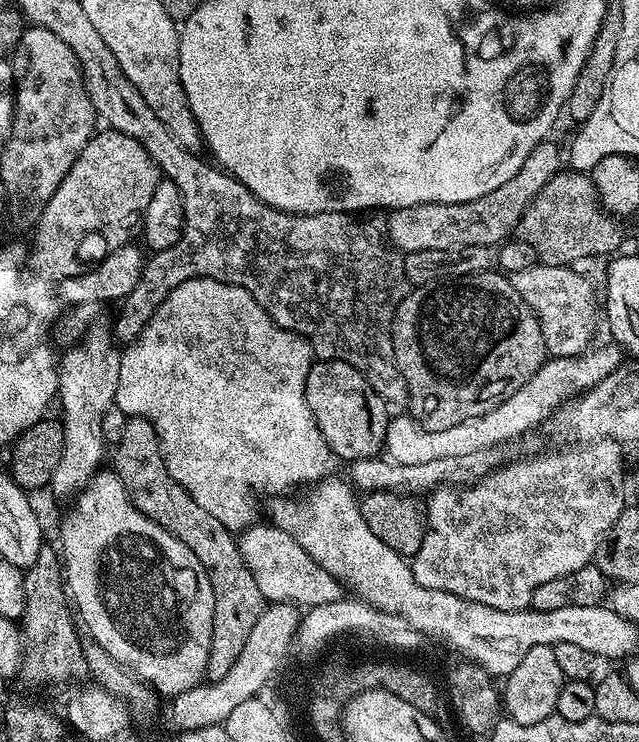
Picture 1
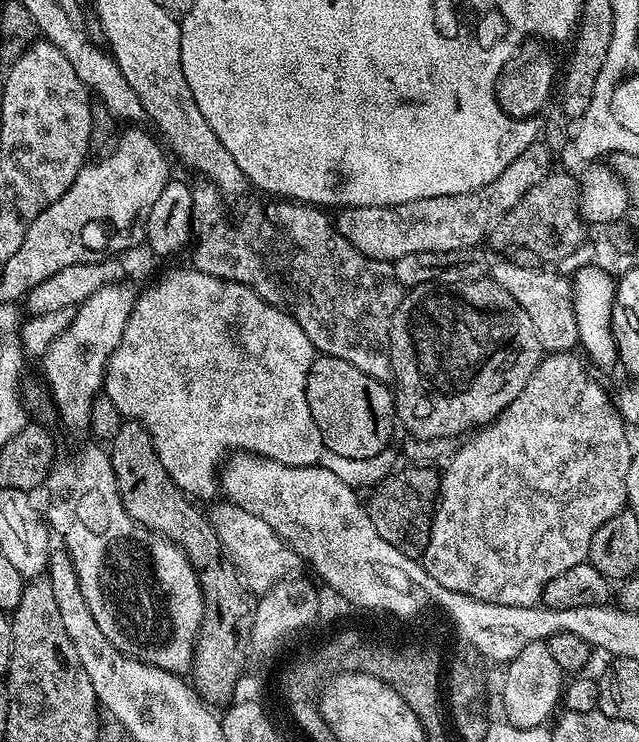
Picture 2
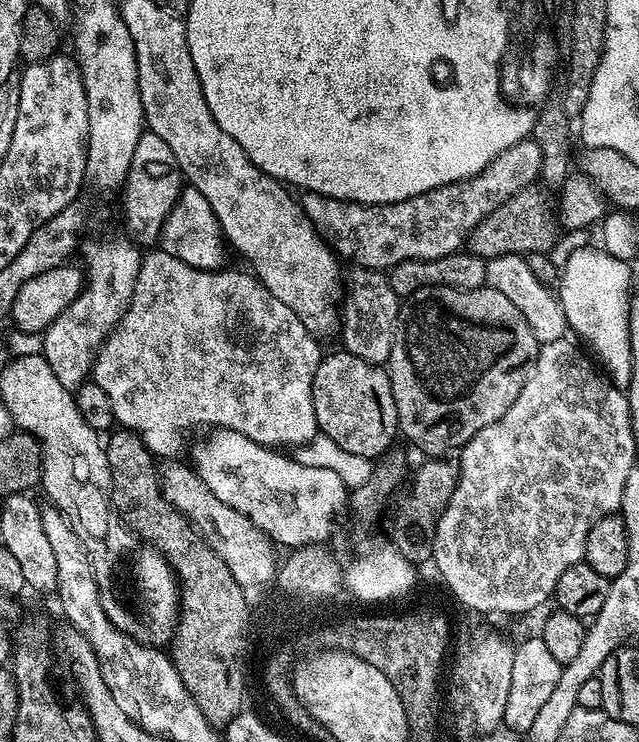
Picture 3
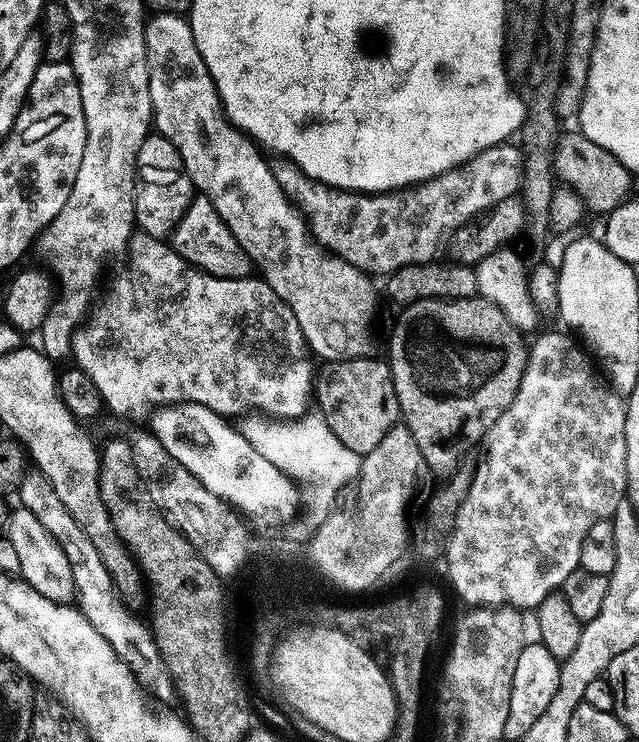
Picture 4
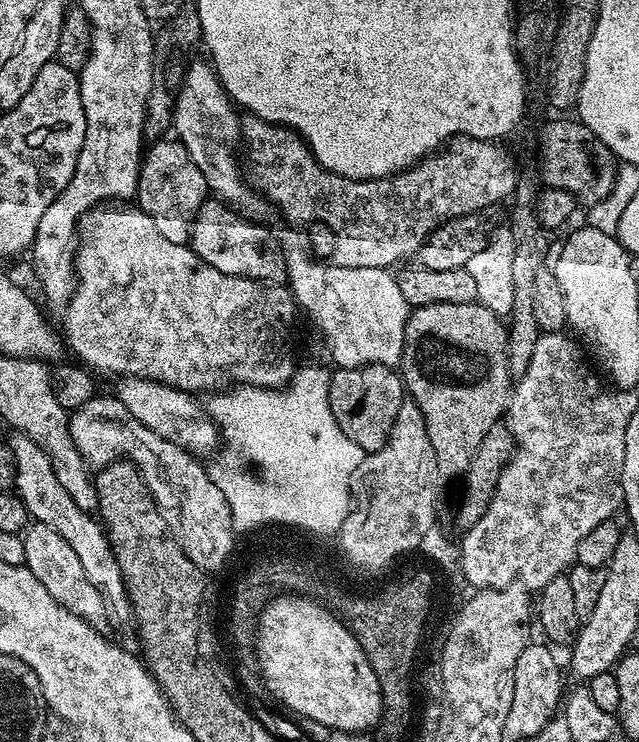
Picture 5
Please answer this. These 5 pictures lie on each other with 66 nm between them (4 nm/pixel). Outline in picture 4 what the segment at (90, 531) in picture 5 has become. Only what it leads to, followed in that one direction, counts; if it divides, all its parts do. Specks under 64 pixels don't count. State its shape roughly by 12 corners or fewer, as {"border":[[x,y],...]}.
{"border":[[38,470],[16,494],[62,546],[76,602],[136,683],[173,699],[145,621],[116,594],[85,528]]}

